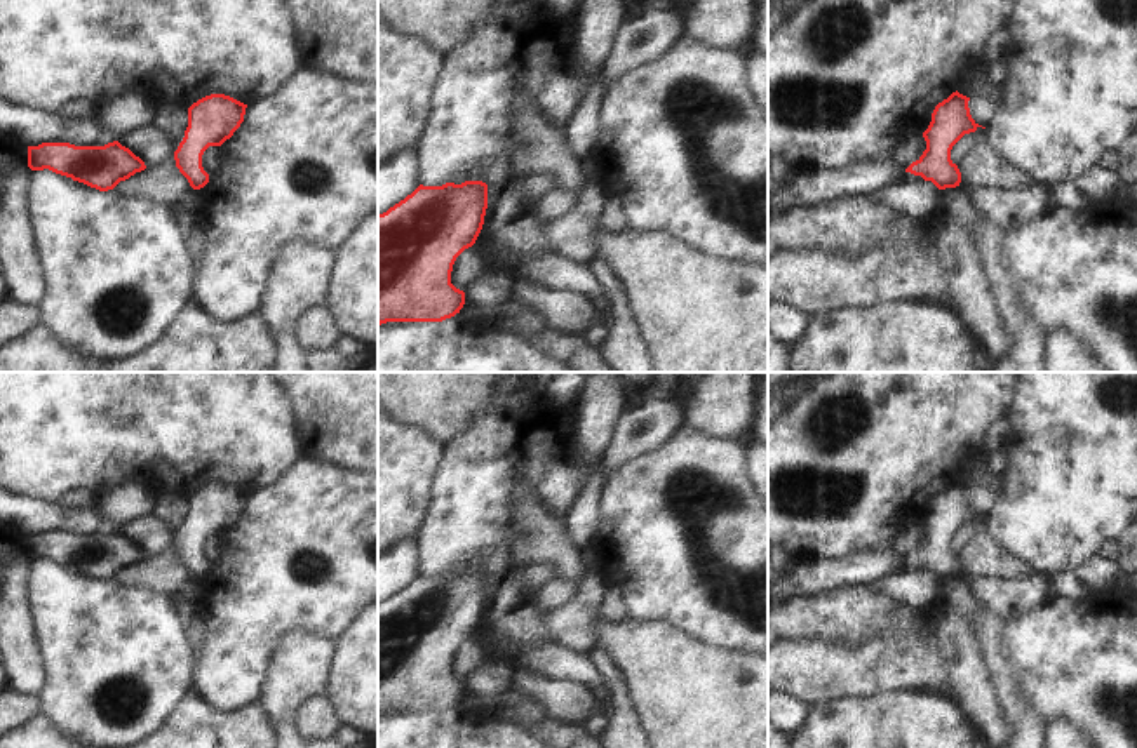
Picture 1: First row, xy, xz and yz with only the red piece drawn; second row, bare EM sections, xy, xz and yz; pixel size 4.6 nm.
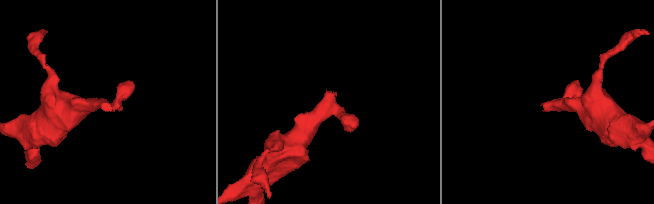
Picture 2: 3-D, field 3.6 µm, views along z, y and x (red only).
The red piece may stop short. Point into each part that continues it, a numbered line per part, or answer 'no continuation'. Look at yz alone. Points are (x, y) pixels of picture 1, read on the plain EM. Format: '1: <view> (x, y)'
no continuation

